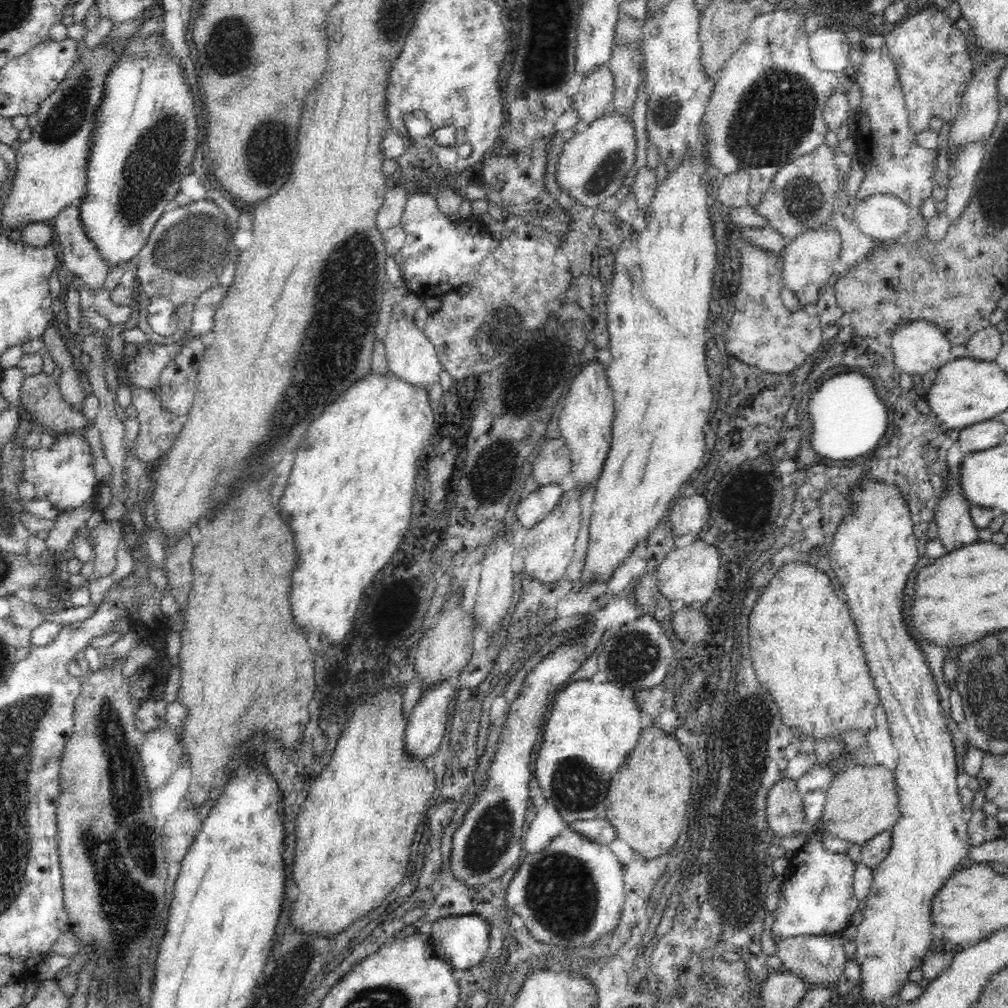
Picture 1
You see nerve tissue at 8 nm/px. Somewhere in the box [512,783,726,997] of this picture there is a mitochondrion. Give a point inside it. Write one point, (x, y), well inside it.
(560, 891)

